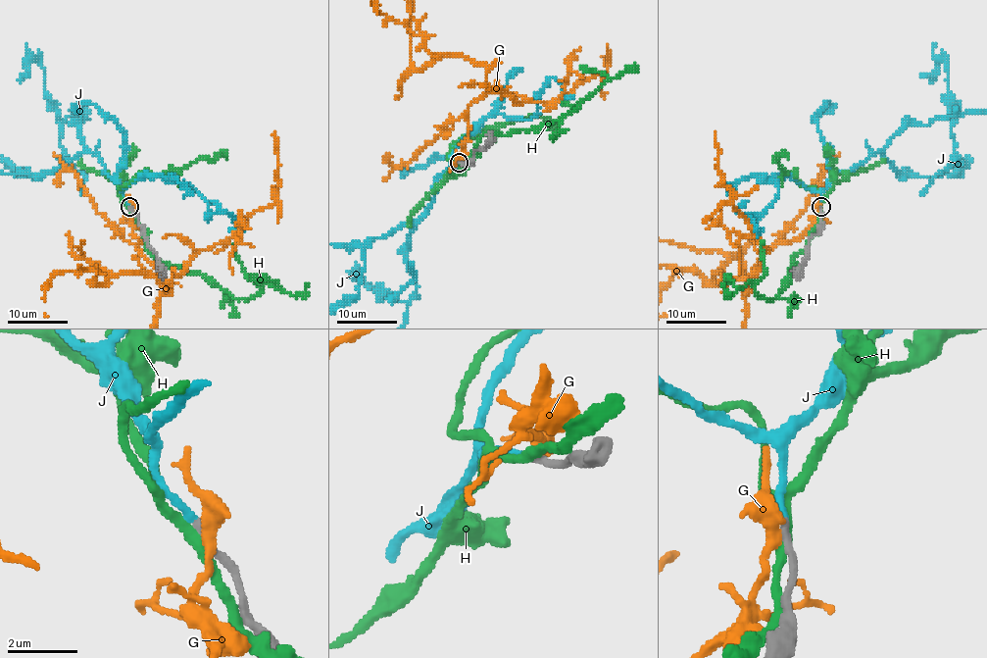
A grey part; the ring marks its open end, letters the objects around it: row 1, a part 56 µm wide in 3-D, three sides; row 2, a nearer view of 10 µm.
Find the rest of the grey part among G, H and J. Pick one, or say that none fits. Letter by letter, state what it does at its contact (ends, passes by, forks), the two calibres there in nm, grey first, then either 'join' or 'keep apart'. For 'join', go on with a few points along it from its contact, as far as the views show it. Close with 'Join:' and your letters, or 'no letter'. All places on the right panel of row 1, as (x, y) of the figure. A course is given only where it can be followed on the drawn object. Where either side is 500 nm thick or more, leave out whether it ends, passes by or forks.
G: it passes by | 240/380 nm | keep apart
H: it passes by | 280/280 nm | keep apart
J: it ends | 220/200 nm | join
Join: J

